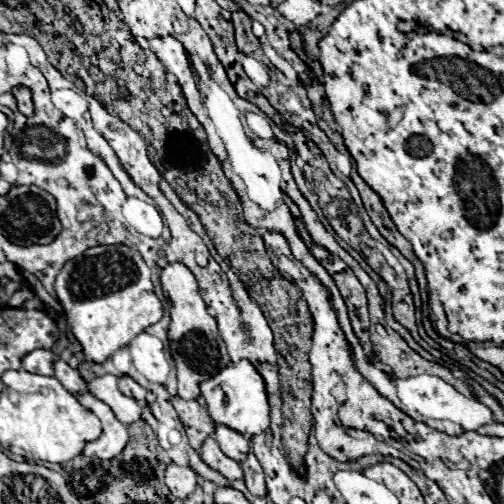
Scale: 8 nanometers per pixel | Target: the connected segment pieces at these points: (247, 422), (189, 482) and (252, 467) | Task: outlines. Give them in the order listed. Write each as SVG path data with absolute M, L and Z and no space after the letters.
M246 359L238 363L230 363L226 369L222 369L216 377L200 383L202 397L206 399L206 411L214 419L214 423L226 425L246 439L262 433L270 425L270 409L268 409L268 399L266 399L266 389L264 389L264 379L260 373L254 369L254 365Z
M170 463L166 467L166 485L174 497L184 501L186 497L190 497L196 491L198 475L190 467L178 467L178 465Z
M254 453L248 455L248 459L242 463L242 471L244 471L244 483L248 487L248 491L254 497L264 497L266 495L266 483L264 483L264 473L260 463L256 461Z

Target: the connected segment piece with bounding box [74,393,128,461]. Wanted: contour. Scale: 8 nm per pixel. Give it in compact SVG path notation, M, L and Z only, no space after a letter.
M84 393L84 395L74 395L78 399L80 405L88 407L100 421L102 421L102 435L92 441L92 443L86 443L84 447L84 455L86 457L96 457L96 459L112 459L116 457L118 453L122 453L124 445L128 443L128 431L126 431L126 425L120 423L116 419L116 415L112 413L112 409L96 399L94 395L90 393Z

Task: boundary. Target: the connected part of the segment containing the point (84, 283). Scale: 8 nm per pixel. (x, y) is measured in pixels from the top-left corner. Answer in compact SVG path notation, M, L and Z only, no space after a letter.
M98 245L84 255L68 261L56 277L54 291L64 307L66 323L74 339L82 345L84 359L90 363L108 361L118 349L126 347L138 333L162 319L164 309L152 291L150 269L138 251L126 245Z

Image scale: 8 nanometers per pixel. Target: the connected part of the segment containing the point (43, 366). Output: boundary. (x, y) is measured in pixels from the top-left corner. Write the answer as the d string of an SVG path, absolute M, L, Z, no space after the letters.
M36 349L36 351L30 351L28 355L24 355L22 369L28 373L36 373L36 375L52 375L52 361L54 359L56 357L52 351Z

